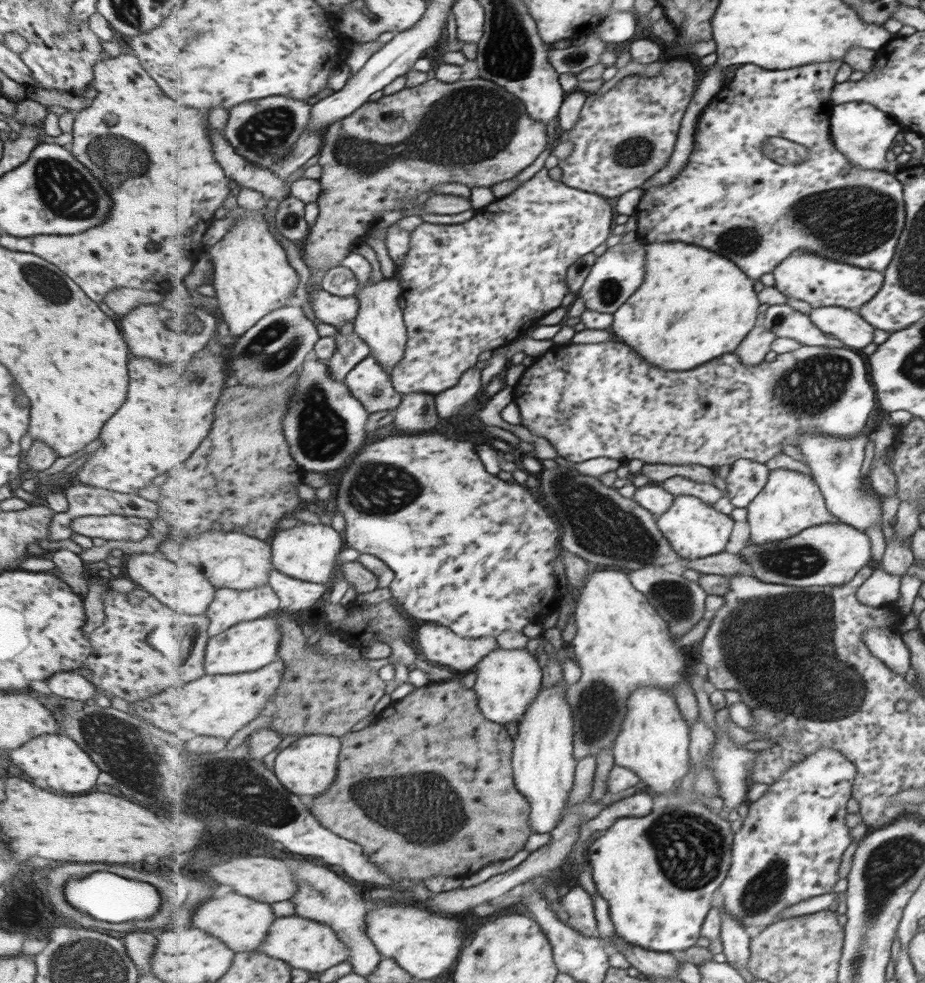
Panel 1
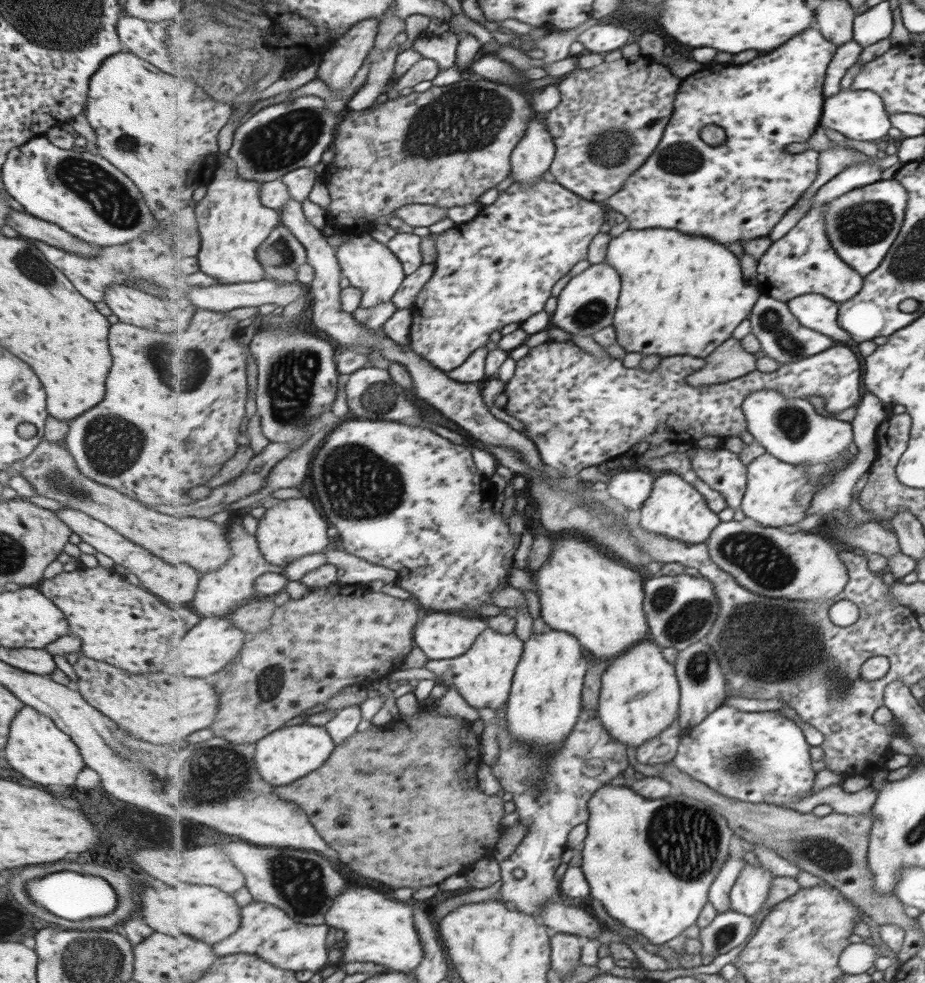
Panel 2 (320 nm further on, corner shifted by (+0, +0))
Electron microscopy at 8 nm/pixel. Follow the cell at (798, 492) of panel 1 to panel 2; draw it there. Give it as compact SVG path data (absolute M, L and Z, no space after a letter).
M767 452L759 455L751 464L748 464L749 482L739 514L749 519L755 519L765 527L789 529L793 524L805 518L807 508L811 506L817 488L809 481L805 470L801 472L797 465L779 460Z

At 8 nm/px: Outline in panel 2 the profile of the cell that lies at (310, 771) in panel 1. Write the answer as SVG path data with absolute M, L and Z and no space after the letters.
M306 724L286 726L258 740L255 749L257 770L275 787L291 785L304 776L324 766L332 752L336 750L336 742L329 734L326 725Z

